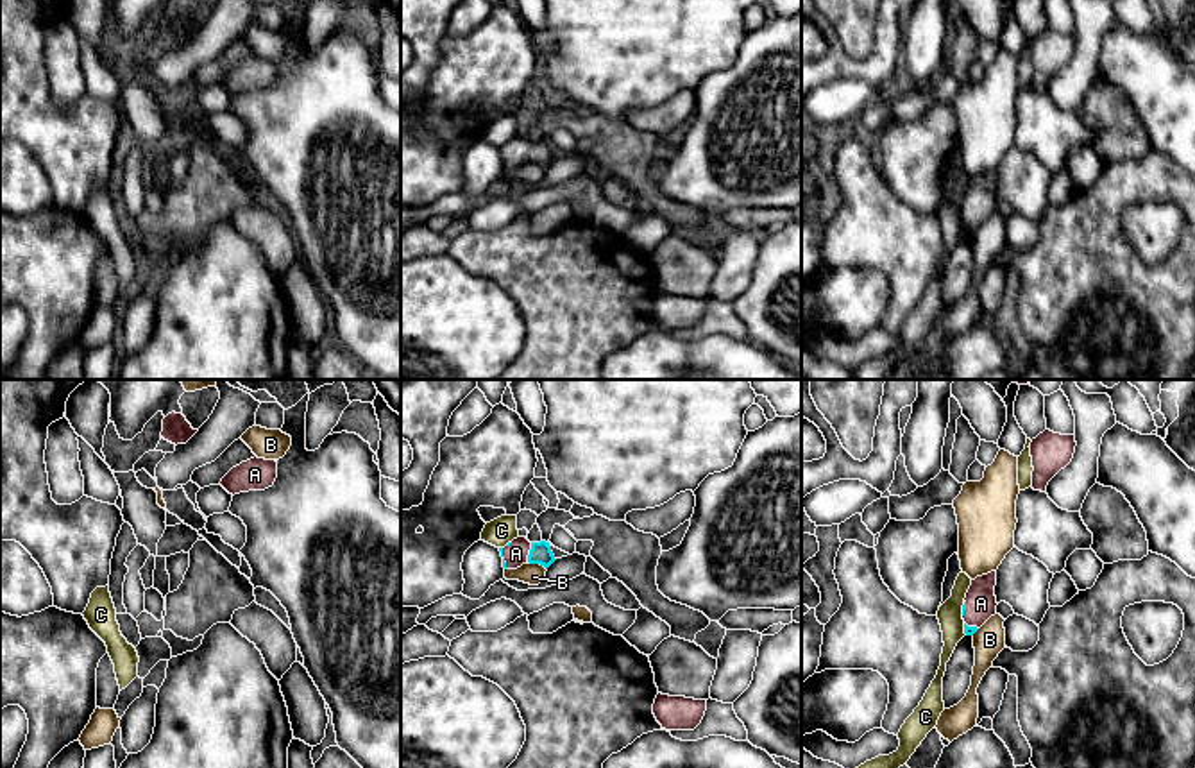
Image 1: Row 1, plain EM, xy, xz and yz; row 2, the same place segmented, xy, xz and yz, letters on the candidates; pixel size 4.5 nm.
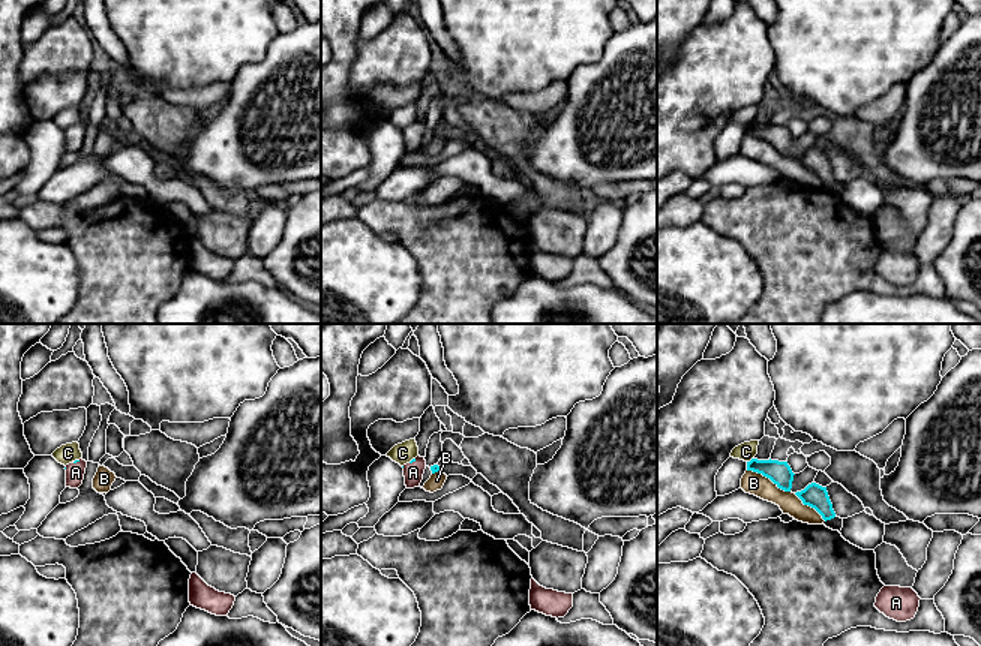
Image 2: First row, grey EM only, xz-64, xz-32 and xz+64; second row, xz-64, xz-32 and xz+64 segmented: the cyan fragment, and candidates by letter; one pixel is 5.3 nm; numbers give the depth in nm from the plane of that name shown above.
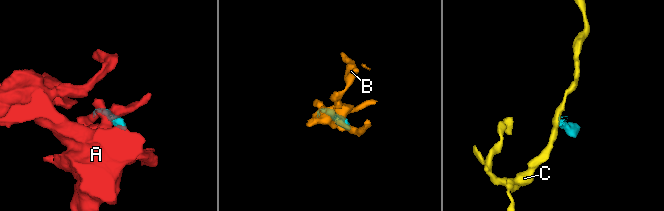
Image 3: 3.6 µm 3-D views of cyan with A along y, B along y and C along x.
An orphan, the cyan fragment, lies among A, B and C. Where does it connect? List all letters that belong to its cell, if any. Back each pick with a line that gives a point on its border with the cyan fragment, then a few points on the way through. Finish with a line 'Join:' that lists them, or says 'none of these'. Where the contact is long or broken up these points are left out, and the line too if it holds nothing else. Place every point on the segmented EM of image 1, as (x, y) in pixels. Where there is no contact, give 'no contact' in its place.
A: meets cyan in xz at (530, 552); runs through xz (541, 552), (530, 552), (516, 554)
Join: A

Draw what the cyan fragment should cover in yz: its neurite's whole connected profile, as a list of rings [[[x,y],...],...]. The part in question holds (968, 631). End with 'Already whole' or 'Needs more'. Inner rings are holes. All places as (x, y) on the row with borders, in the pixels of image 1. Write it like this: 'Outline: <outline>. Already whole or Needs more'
Outline: [[[996,571],[977,576],[966,593],[962,605],[964,634],[973,636],[991,616],[996,614]]]. Needs more

